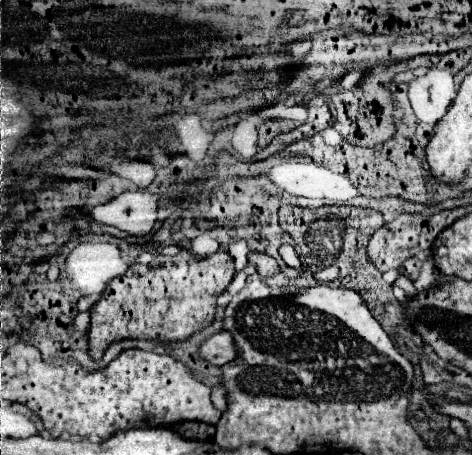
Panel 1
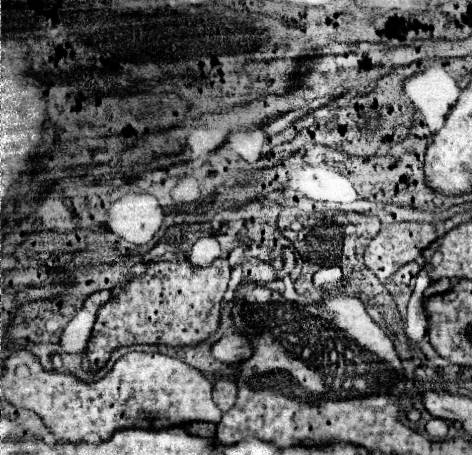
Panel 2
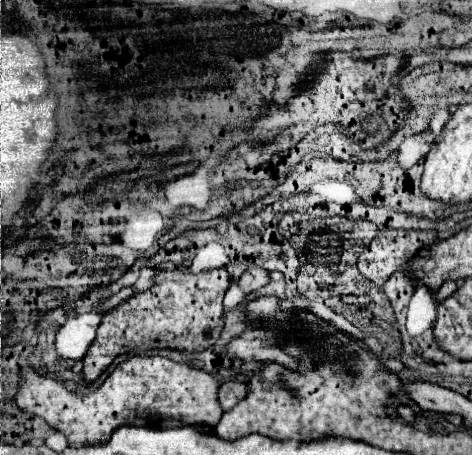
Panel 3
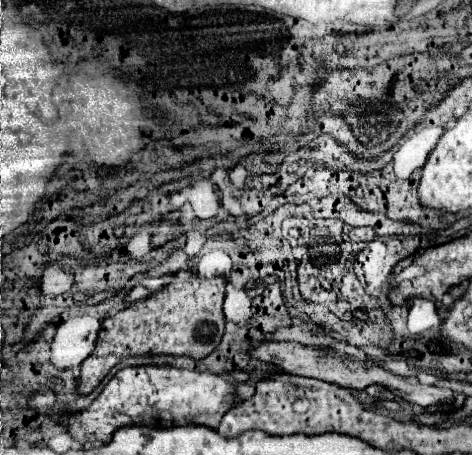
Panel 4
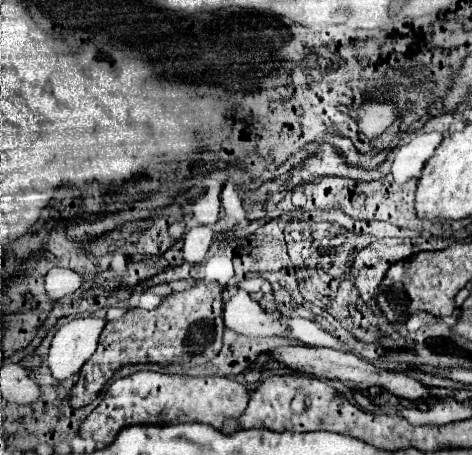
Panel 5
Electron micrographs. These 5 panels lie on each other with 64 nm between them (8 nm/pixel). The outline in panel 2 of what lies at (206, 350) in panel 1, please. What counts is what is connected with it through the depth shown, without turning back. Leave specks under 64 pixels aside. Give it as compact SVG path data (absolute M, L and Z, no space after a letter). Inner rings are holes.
M238 332L226 334L224 338L220 338L218 342L212 344L212 356L220 362L242 362L246 358L250 358L252 348L244 342L244 338Z

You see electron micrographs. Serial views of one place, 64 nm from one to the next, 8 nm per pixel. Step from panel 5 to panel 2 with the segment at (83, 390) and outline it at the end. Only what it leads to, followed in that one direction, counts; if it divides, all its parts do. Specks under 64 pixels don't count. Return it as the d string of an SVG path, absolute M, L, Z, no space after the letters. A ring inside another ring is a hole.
M216 258L206 268L196 268L190 260L160 260L148 264L144 276L130 276L120 294L98 308L96 324L88 340L86 356L94 370L106 364L112 350L130 344L188 346L208 338L220 320L220 300L230 282L228 258Z

